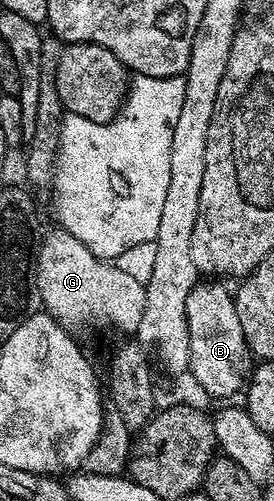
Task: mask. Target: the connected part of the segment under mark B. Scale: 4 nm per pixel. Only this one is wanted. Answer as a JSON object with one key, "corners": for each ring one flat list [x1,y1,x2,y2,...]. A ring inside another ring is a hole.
{"corners":[[203,280,187,296,186,320,190,330,189,372,211,396,227,398,246,385,253,358,241,327,234,295,217,280]]}

